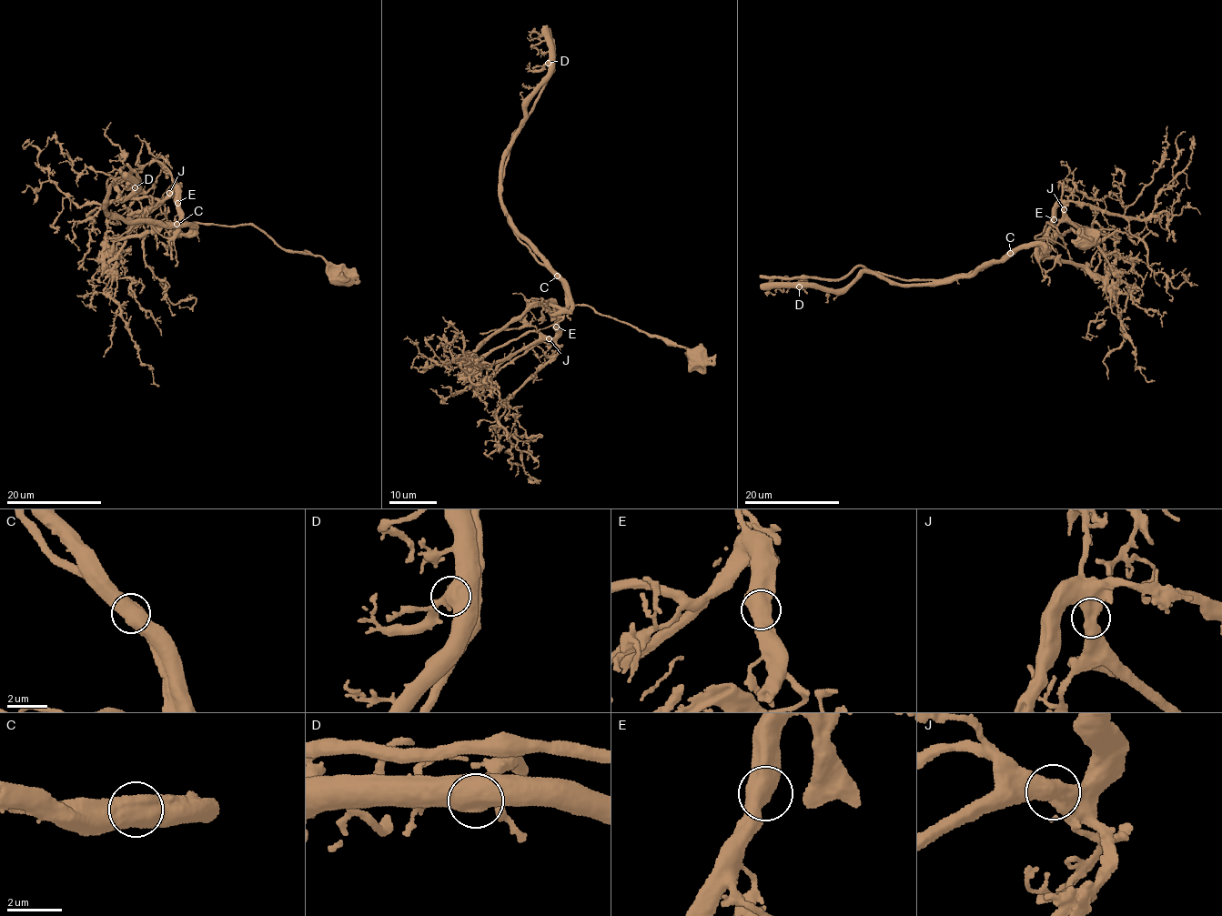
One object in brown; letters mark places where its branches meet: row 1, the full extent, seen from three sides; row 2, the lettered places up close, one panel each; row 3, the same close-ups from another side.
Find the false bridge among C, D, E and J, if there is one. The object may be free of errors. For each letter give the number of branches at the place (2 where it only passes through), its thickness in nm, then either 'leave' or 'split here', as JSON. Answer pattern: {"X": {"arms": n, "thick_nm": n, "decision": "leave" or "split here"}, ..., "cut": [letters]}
{"C": {"arms": 2, "thick_nm": 750, "decision": "split here"}, "D": {"arms": 2, "thick_nm": 700, "decision": "leave"}, "E": {"arms": 2, "thick_nm": 600, "decision": "leave"}, "J": {"arms": 2, "thick_nm": 650, "decision": "leave"}, "cut": ["C"]}

